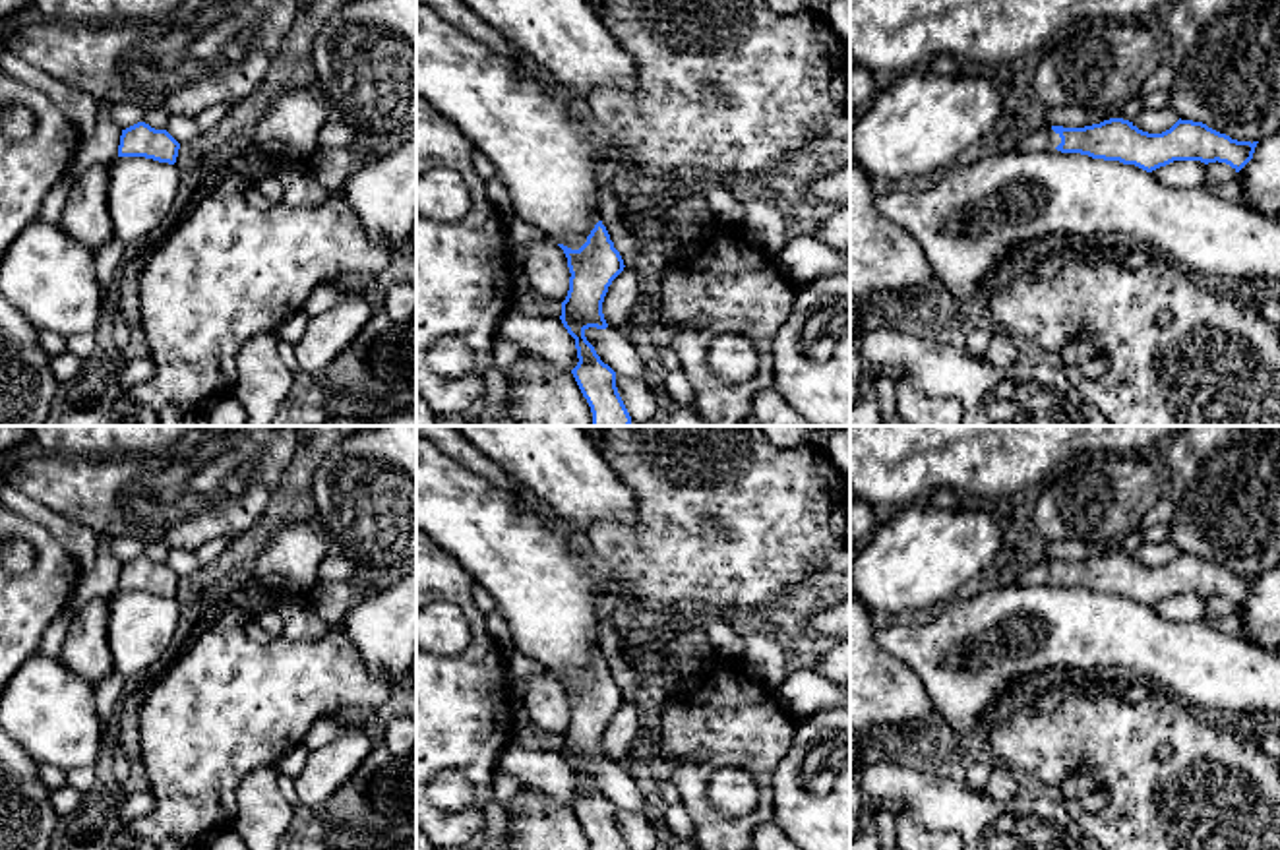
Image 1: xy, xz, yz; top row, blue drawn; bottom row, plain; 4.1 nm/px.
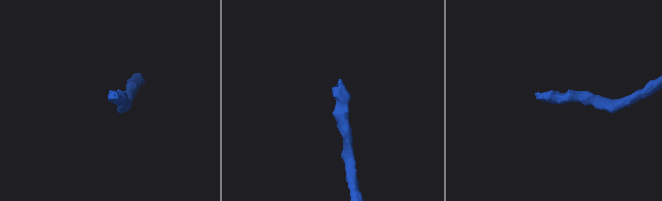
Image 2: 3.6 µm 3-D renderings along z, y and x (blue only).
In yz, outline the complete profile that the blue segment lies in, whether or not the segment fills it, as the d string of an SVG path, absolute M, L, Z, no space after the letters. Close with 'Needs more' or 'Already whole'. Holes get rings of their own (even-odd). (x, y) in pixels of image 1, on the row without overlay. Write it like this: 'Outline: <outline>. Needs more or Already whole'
Outline: M1110 552L1084 562L1042 560L1015 575L997 567L997 581L1057 583L1092 592L1135 598L1146 606L1173 594L1226 596L1239 606L1255 587L1259 575L1237 575L1203 556L1177 554L1162 567L1139 563L1123 552Z. Needs more

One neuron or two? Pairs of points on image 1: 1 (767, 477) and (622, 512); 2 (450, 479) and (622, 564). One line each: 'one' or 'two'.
1: two
2: two

